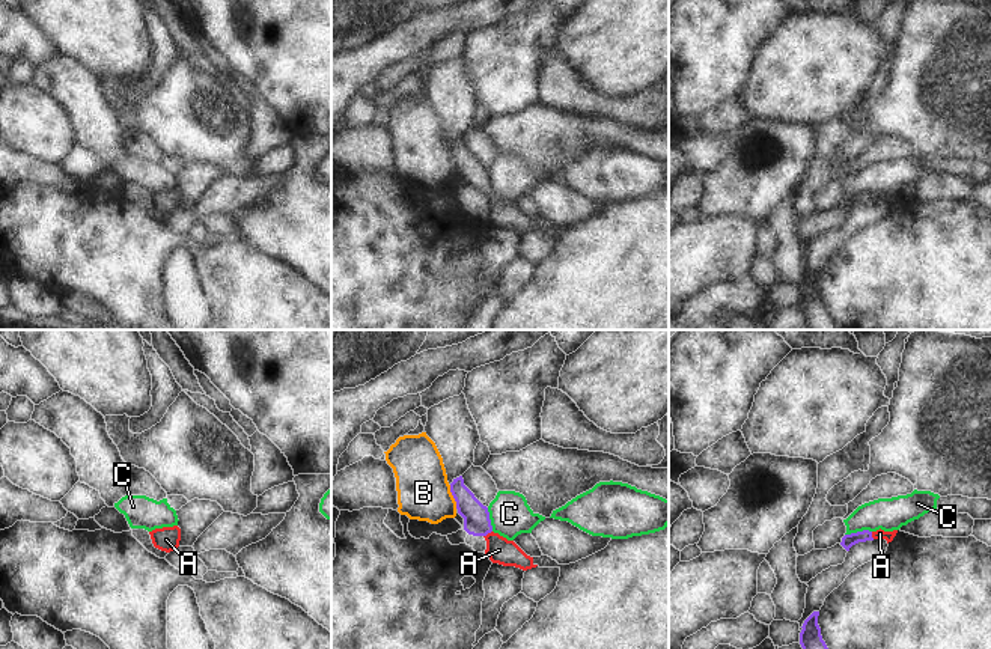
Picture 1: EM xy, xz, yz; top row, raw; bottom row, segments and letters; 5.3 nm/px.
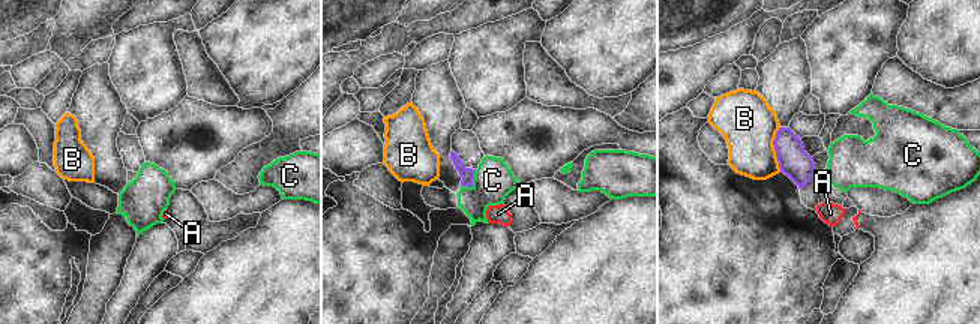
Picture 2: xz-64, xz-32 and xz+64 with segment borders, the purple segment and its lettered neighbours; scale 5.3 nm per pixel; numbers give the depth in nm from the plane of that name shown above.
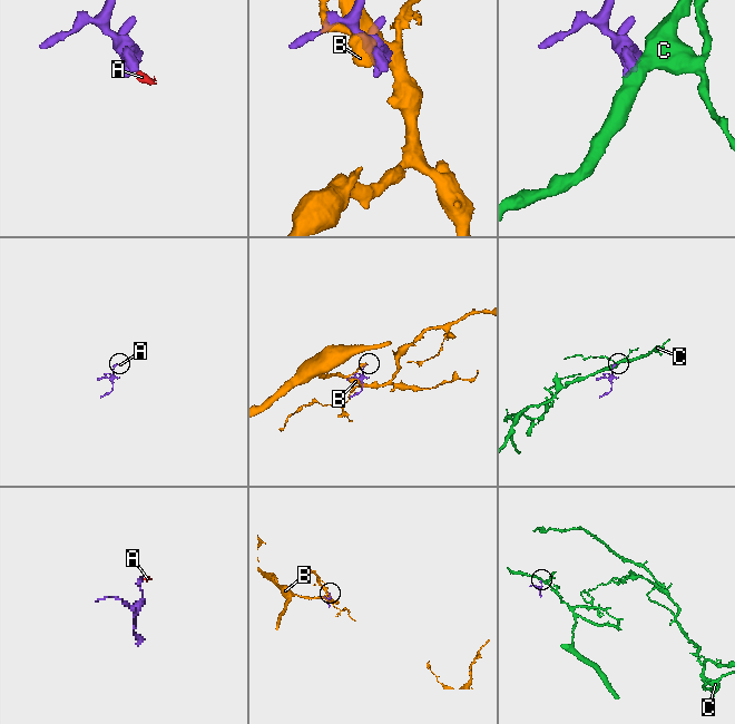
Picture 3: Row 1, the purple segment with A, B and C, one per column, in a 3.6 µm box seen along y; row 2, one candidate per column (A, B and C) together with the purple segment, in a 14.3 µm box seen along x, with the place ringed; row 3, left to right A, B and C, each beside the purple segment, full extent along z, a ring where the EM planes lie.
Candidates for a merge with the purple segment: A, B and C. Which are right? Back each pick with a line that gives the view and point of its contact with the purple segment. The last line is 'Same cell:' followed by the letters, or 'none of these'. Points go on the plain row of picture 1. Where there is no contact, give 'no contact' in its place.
A: xz (487, 196)
Same cell: A

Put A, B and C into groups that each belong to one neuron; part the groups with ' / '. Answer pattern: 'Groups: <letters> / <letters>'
Groups: A / B / C.

